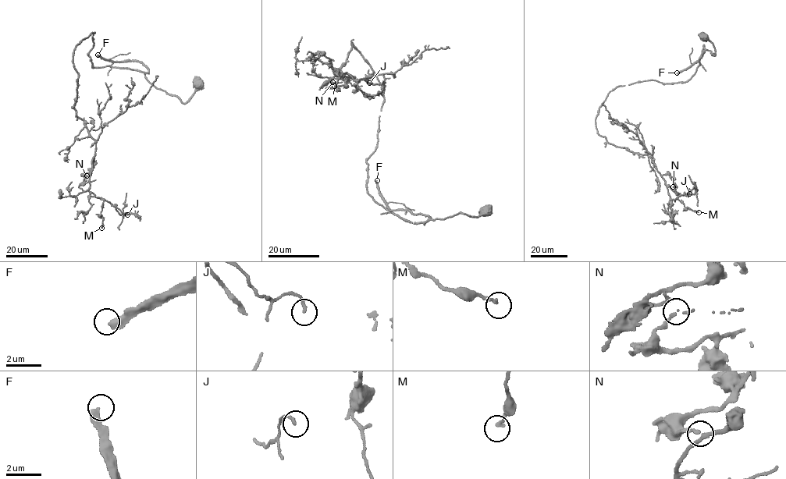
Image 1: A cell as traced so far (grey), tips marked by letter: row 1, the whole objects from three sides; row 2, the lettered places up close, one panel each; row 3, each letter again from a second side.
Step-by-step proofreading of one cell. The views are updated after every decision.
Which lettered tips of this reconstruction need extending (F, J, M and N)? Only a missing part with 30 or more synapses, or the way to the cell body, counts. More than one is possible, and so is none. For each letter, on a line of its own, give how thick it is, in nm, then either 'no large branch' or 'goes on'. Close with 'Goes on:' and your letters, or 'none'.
F: 380 nm | goes on
J: 140 nm | no large branch
M: 170 nm | no large branch
N: 110 nm | no large branch
Goes on: F

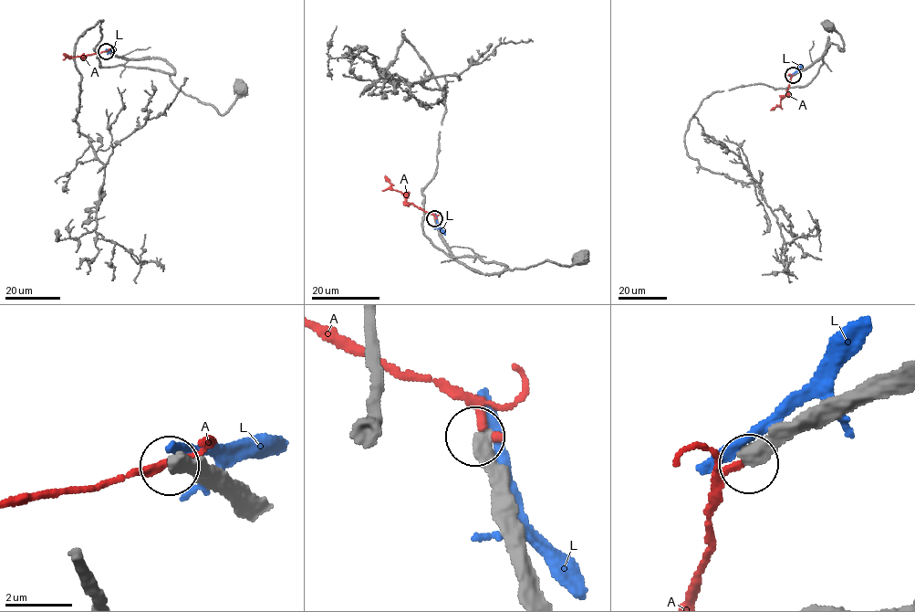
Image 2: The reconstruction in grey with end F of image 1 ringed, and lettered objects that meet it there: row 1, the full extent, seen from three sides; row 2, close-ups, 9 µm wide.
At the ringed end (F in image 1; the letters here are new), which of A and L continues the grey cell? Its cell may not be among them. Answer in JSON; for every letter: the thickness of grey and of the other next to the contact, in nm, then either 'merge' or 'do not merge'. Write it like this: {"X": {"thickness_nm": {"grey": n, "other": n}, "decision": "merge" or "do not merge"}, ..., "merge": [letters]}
{"A": {"thickness_nm": {"grey": 420, "other": 170}, "decision": "do not merge"}, "L": {"thickness_nm": {"grey": 500, "other": 260}, "decision": "do not merge"}, "merge": []}

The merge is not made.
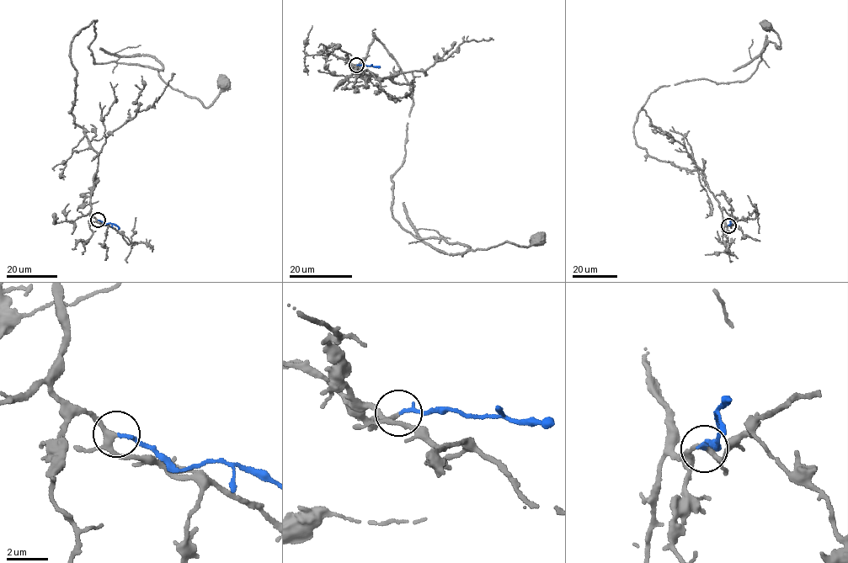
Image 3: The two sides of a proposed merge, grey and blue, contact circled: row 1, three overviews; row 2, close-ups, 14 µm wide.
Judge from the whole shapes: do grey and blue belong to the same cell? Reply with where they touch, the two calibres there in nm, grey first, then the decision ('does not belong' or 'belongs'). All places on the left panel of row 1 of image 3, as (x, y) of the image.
place (98, 220); calibres 190 and 170 nm; belongs

